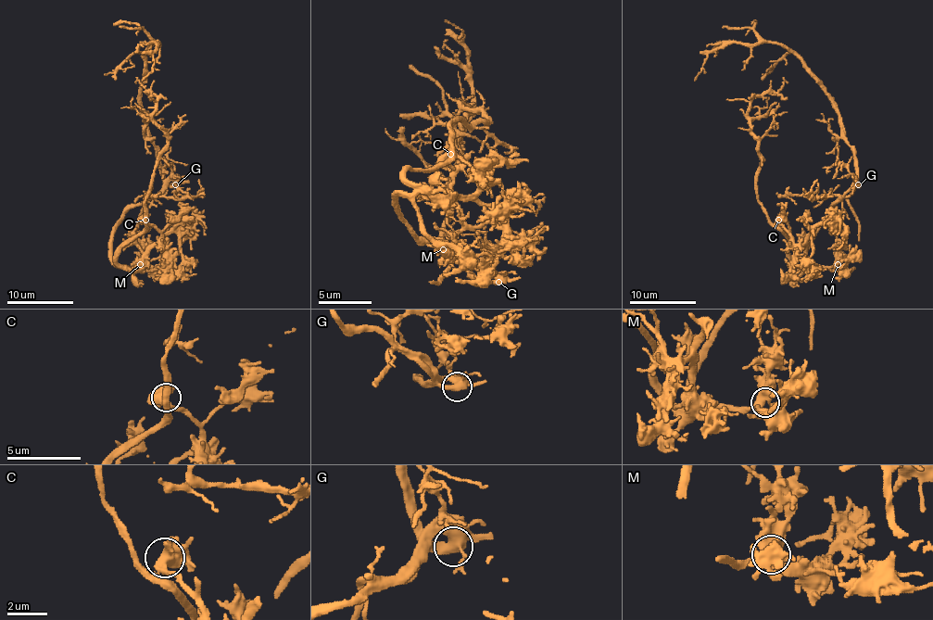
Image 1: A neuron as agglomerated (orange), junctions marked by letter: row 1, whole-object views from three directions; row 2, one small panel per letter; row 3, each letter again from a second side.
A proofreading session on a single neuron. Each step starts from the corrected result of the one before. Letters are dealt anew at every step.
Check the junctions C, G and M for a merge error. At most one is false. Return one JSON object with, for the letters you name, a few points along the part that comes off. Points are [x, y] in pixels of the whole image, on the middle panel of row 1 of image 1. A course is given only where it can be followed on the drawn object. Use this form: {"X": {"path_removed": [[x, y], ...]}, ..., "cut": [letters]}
{"cut": []}

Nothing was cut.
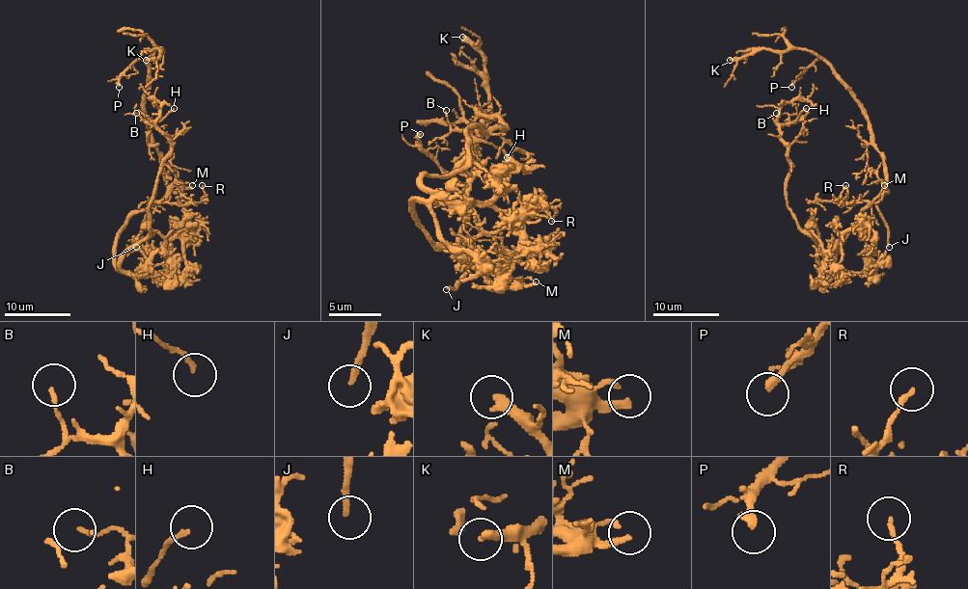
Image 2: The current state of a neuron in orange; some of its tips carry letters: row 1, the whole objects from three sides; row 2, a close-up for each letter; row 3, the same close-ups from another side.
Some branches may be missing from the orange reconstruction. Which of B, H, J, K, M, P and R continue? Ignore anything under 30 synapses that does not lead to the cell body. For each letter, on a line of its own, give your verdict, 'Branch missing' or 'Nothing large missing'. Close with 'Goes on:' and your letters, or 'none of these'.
B: Nothing large missing
H: Nothing large missing
J: Branch missing
K: Nothing large missing
M: Branch missing
P: Branch missing
R: Nothing large missing
Goes on: J, M, P

